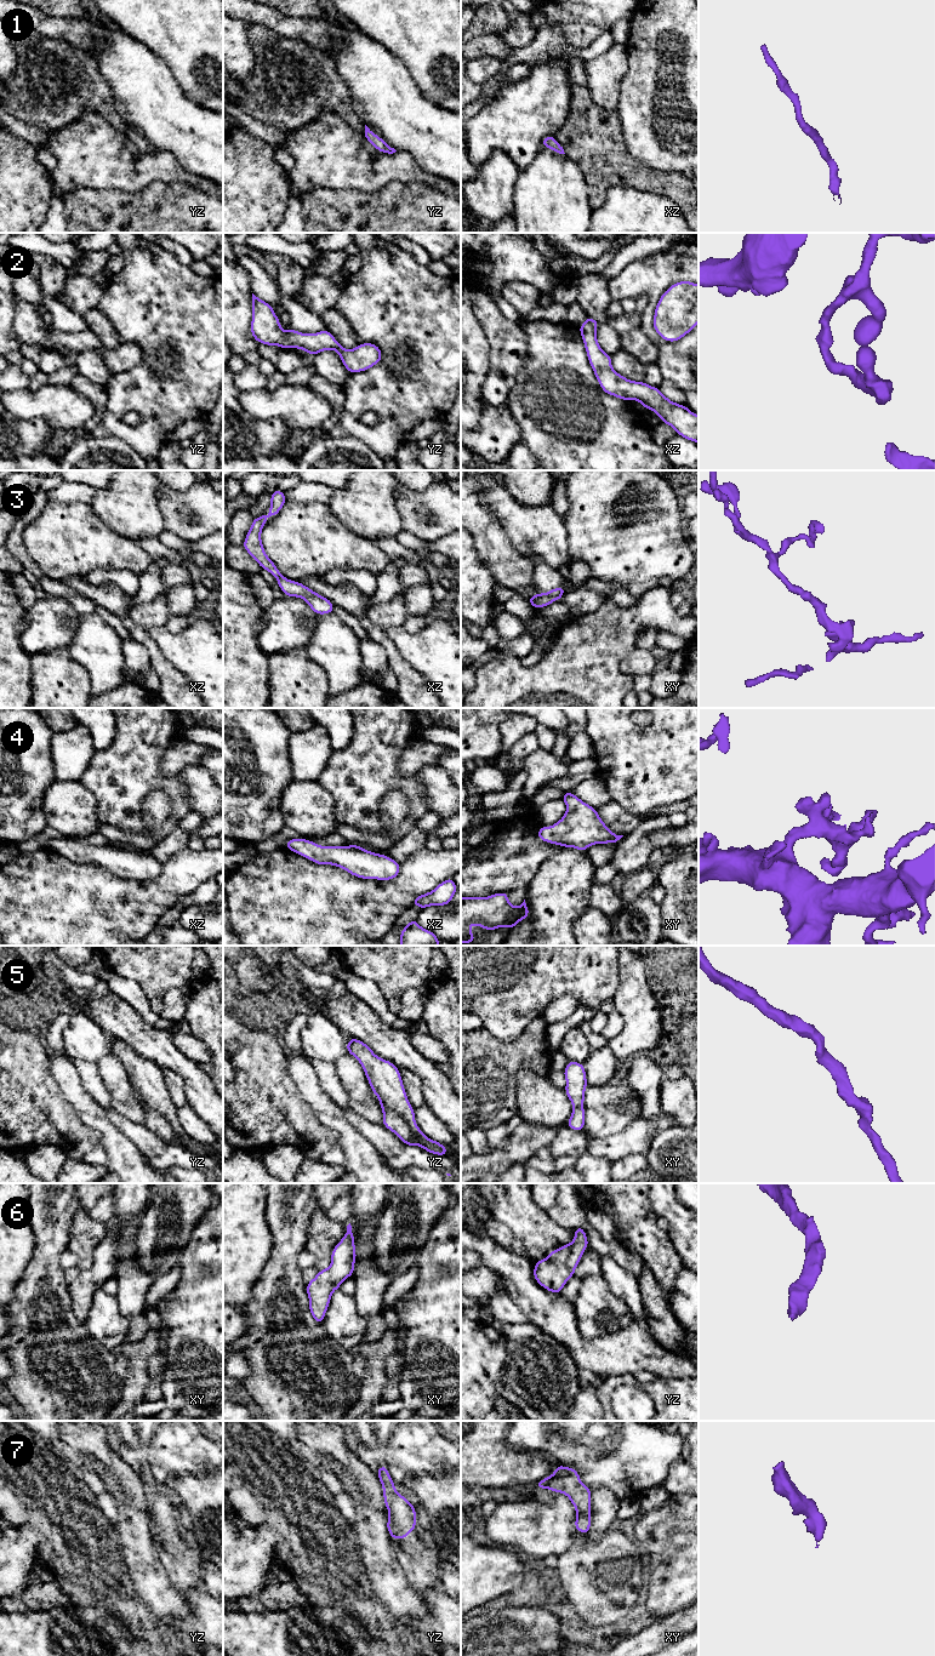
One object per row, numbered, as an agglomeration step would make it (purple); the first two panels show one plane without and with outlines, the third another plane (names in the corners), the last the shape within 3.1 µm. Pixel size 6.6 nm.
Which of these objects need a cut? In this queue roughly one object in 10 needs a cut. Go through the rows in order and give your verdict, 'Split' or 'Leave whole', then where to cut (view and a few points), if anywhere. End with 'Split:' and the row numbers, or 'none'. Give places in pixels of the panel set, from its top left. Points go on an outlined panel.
1: Leave whole. No split
2: Leave whole. No split
3: Leave whole. No split
4: Leave whole. No split
5: Leave whole. No split
6: Leave whole. No split
7: Leave whole. No split
Split: none

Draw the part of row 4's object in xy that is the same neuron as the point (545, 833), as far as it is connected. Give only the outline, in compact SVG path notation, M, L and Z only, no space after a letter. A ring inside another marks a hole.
M570 790L561 798L566 804L566 812L552 827L540 827L538 839L564 847L586 851L595 844L615 843L623 835L612 833L599 817L597 810L583 803Z

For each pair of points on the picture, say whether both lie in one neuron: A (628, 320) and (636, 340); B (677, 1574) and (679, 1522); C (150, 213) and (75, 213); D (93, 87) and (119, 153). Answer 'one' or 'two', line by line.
A: two
B: one
C: one
D: two

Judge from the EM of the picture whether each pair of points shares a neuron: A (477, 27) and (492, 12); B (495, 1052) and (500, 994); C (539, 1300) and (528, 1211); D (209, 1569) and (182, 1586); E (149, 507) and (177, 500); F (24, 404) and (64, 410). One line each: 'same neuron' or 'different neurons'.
A: same neuron
B: different neurons
C: different neurons
D: different neurons
E: different neurons
F: same neuron

